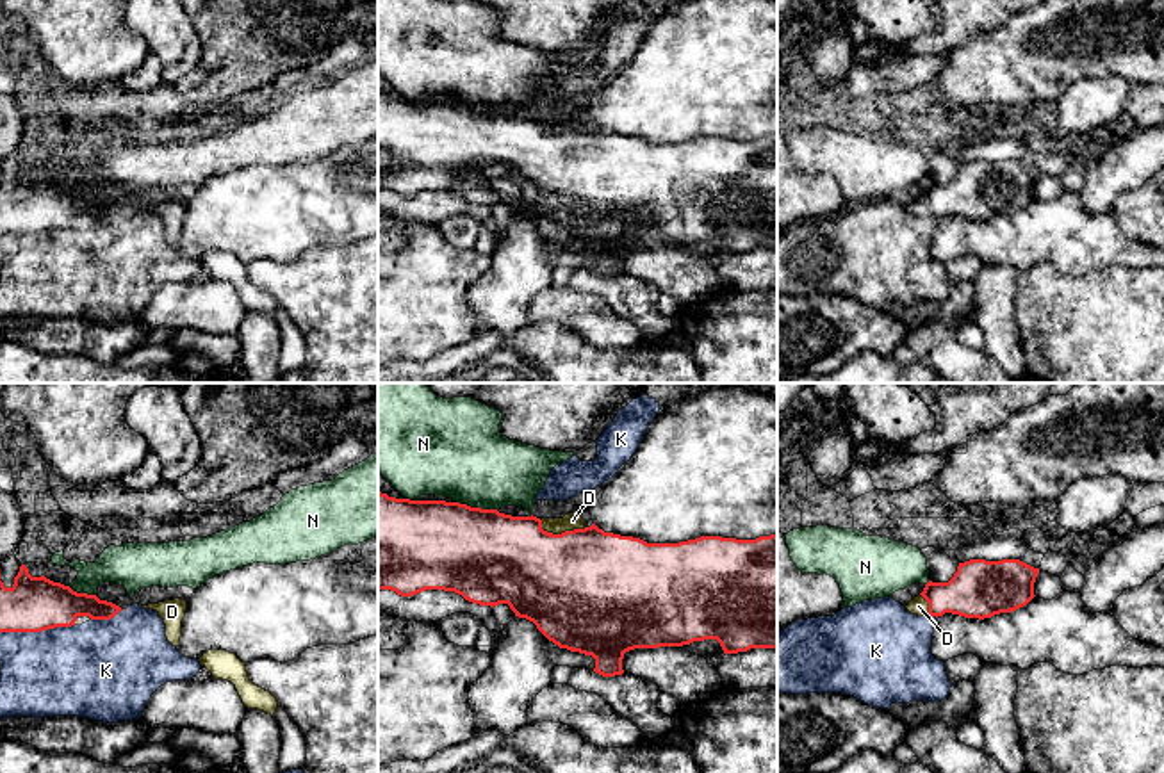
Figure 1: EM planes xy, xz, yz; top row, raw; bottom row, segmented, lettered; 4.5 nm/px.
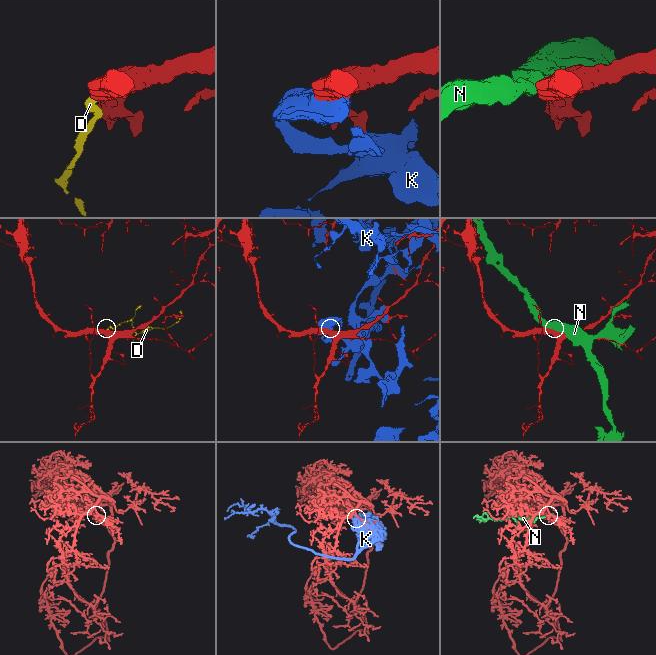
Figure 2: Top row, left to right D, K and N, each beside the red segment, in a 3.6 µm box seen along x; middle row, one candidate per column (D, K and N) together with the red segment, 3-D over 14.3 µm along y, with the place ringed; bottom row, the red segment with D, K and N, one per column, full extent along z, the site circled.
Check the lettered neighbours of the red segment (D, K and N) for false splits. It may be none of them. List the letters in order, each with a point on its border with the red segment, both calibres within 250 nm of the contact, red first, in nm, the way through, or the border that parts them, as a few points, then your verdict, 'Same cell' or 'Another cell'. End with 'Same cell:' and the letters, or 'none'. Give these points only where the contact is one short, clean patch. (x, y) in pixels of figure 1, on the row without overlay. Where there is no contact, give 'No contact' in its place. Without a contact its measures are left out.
D: Touches red at xz (562, 134). Thickness 500 nm (red) against 80 nm. Path across: xz (582, 186), (562, 162), (562, 134), (573, 122). Same cell
K: Touches red at xy (36, 232). Thickness 240 nm (red) against 400 nm. Another cell
N: Touches red at xz (476, 109). Thickness 420 nm (red) against 400 nm. Another cell
Same cell: D

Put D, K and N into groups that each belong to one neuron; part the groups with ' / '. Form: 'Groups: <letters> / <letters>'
Groups: D / K / N

